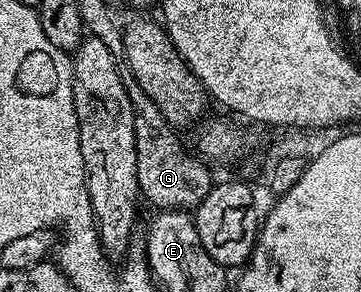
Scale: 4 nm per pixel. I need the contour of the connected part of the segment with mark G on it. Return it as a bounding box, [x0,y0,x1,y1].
[118,62,214,210]

